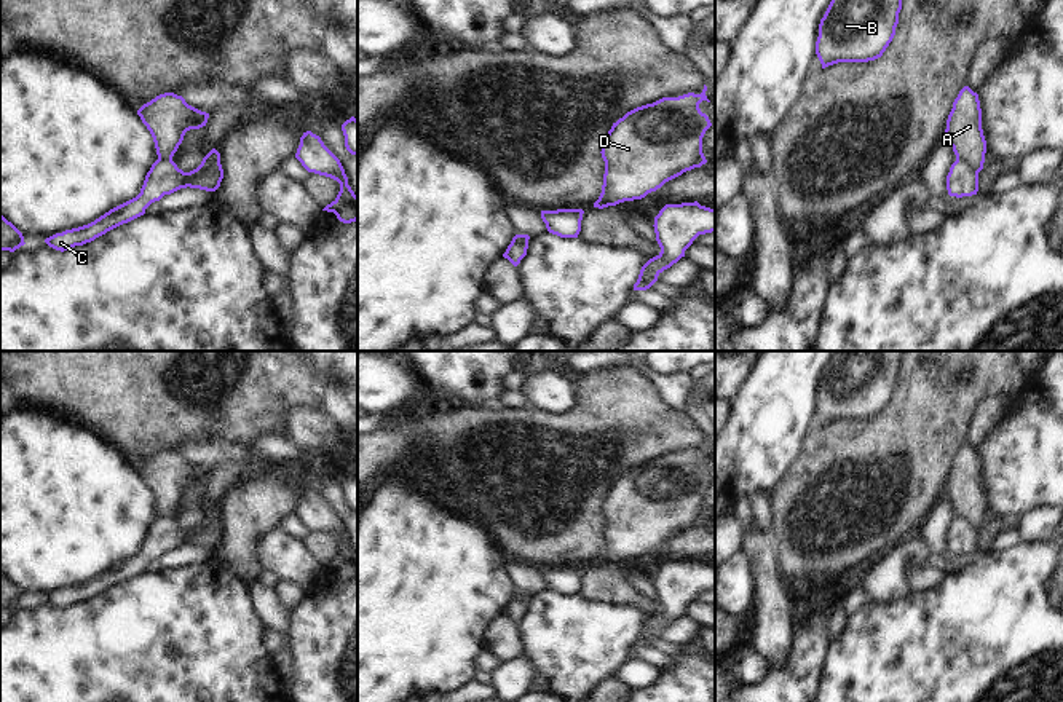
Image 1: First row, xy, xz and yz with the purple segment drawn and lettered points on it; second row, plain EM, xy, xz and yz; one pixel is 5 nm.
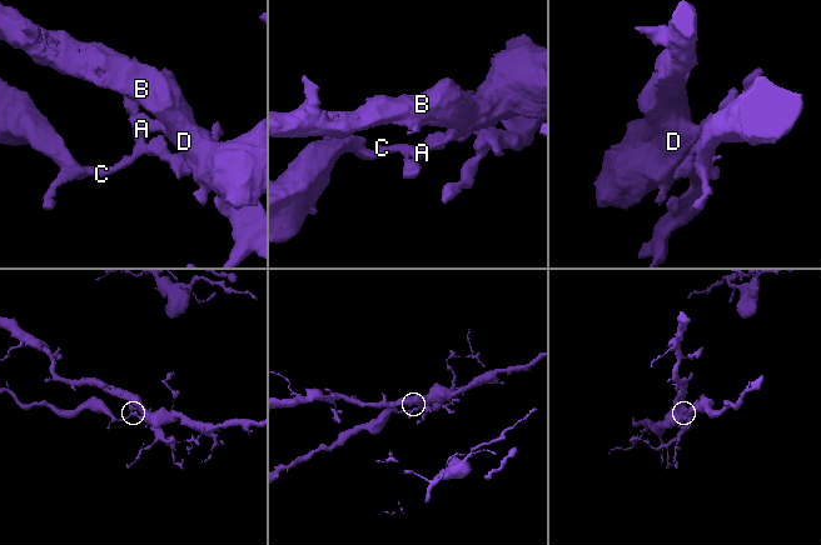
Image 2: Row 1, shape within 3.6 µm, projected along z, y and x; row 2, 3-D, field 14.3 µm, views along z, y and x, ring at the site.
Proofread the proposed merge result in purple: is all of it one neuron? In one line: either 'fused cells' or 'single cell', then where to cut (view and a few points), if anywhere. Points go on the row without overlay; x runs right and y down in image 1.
fused cells; cut in yz along (956, 516), (961, 516), (977, 530)

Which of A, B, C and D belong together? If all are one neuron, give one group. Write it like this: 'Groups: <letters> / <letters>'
Groups: A B D / C.

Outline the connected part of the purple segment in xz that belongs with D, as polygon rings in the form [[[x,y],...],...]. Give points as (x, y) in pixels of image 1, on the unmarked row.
[[[707,444],[701,452],[688,450],[678,455],[662,455],[627,469],[613,480],[602,504],[605,519],[603,542],[594,565],[603,566],[624,558],[642,557],[666,539],[707,520],[702,511],[702,495],[712,483],[699,461],[707,458]]]

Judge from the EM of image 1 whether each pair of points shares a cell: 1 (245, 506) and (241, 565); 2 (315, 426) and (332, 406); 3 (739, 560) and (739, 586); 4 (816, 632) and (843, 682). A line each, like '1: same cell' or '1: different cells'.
1: same cell
2: different cells
3: same cell
4: different cells

